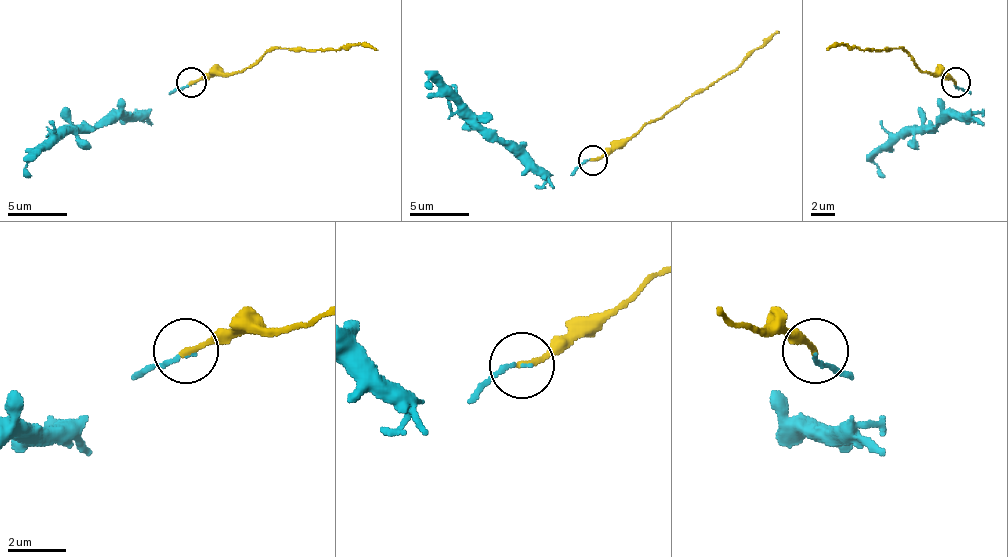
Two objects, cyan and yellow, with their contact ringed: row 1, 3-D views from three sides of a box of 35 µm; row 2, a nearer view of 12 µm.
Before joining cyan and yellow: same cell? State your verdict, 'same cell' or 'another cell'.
same cell

